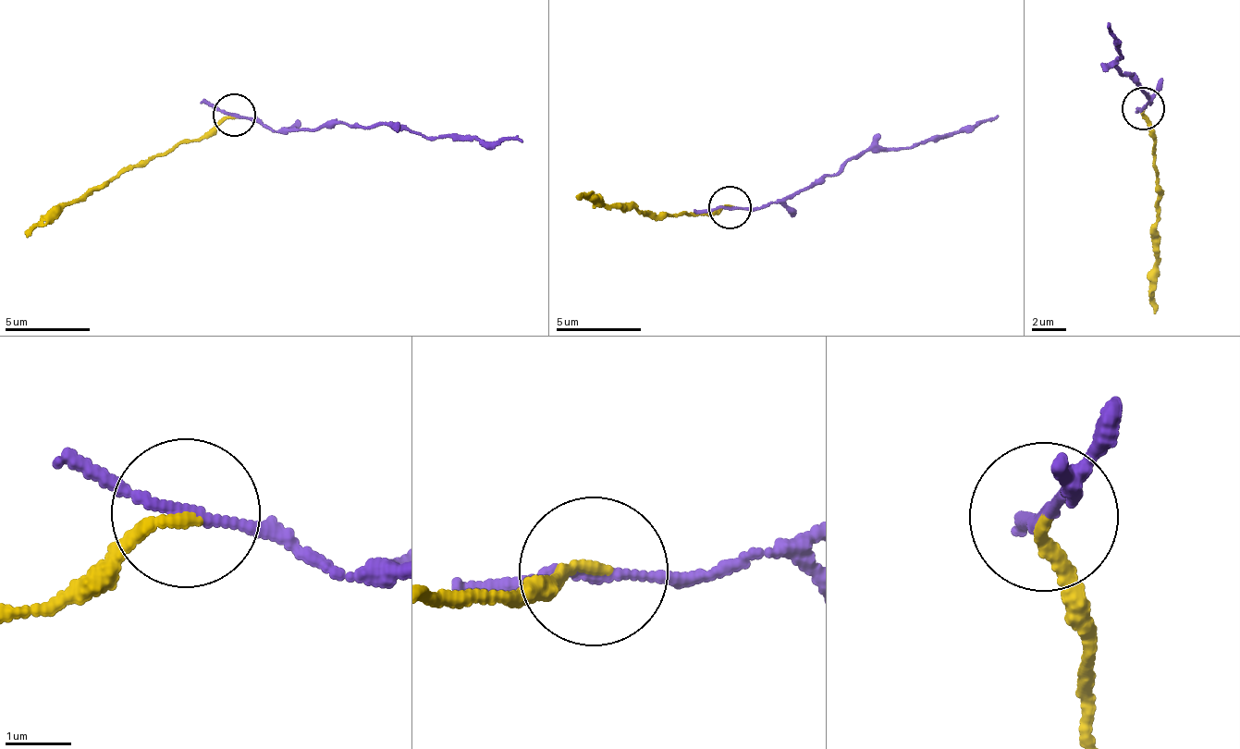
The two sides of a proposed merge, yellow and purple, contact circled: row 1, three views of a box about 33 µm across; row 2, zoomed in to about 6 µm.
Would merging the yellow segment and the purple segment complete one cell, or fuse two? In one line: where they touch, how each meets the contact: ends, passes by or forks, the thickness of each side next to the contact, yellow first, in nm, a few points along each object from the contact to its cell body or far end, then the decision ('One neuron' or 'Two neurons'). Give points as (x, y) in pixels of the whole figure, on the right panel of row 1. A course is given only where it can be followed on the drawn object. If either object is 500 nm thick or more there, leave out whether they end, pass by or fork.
Place: (1143, 108). At the ring yellow ends. At the ring purple passes by. Thickness 180 nm (yellow) against 130 nm. Course of yellow: (1142, 107), (1160, 173), (1155, 258), (1147, 291), (1155, 315). Course of purple: (1142, 107), (1149, 97), (1152, 98), (1115, 67), (1124, 55), (1109, 27). Two neurons

